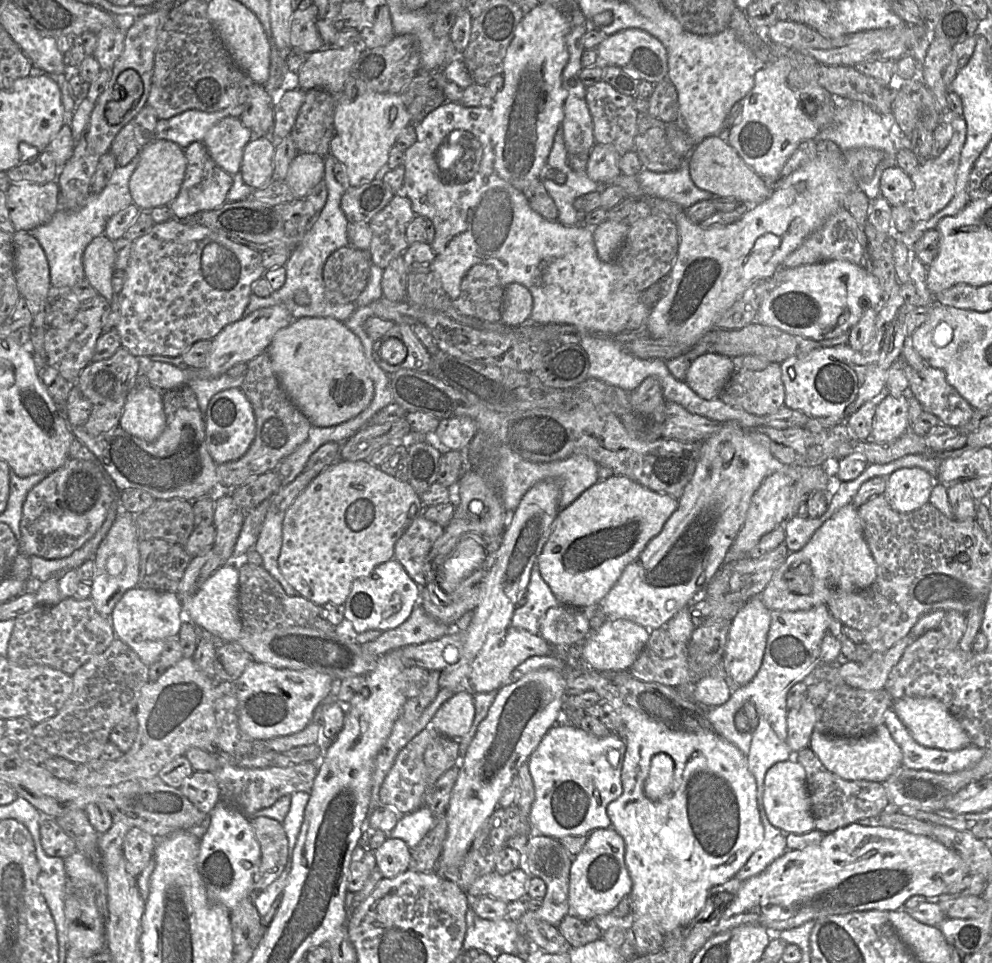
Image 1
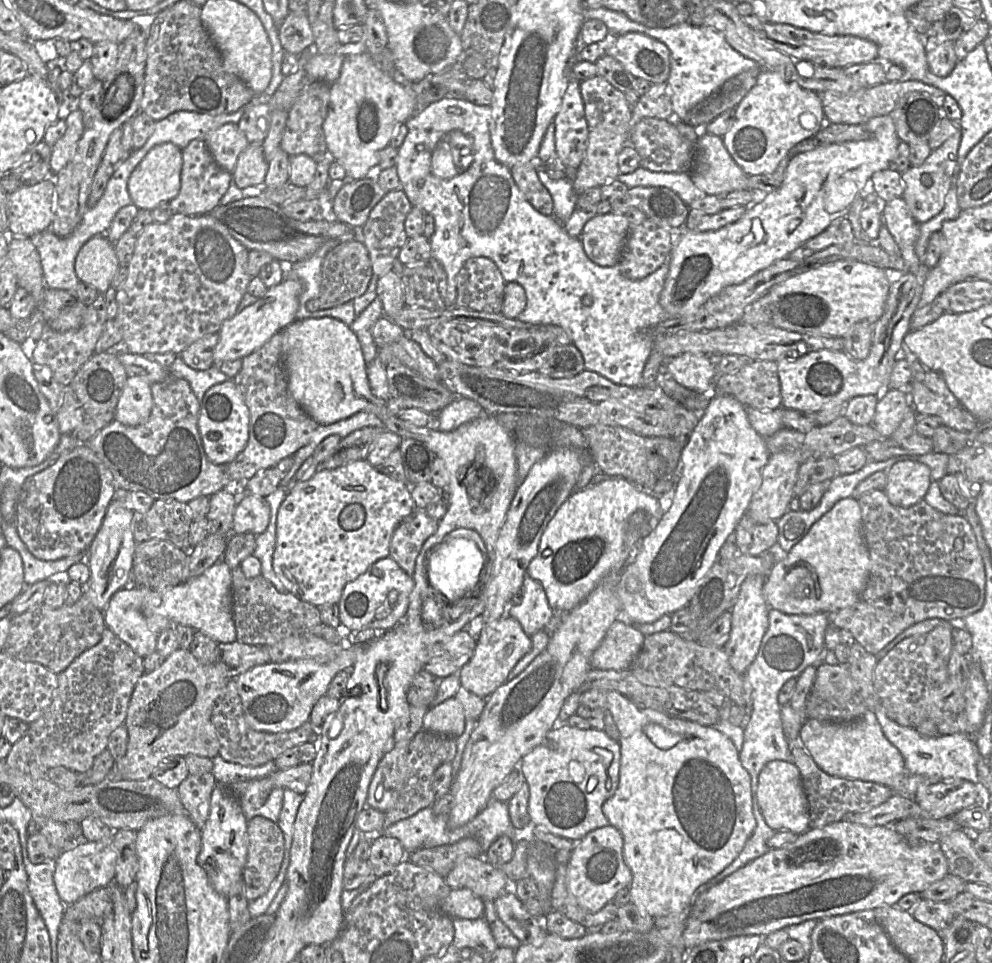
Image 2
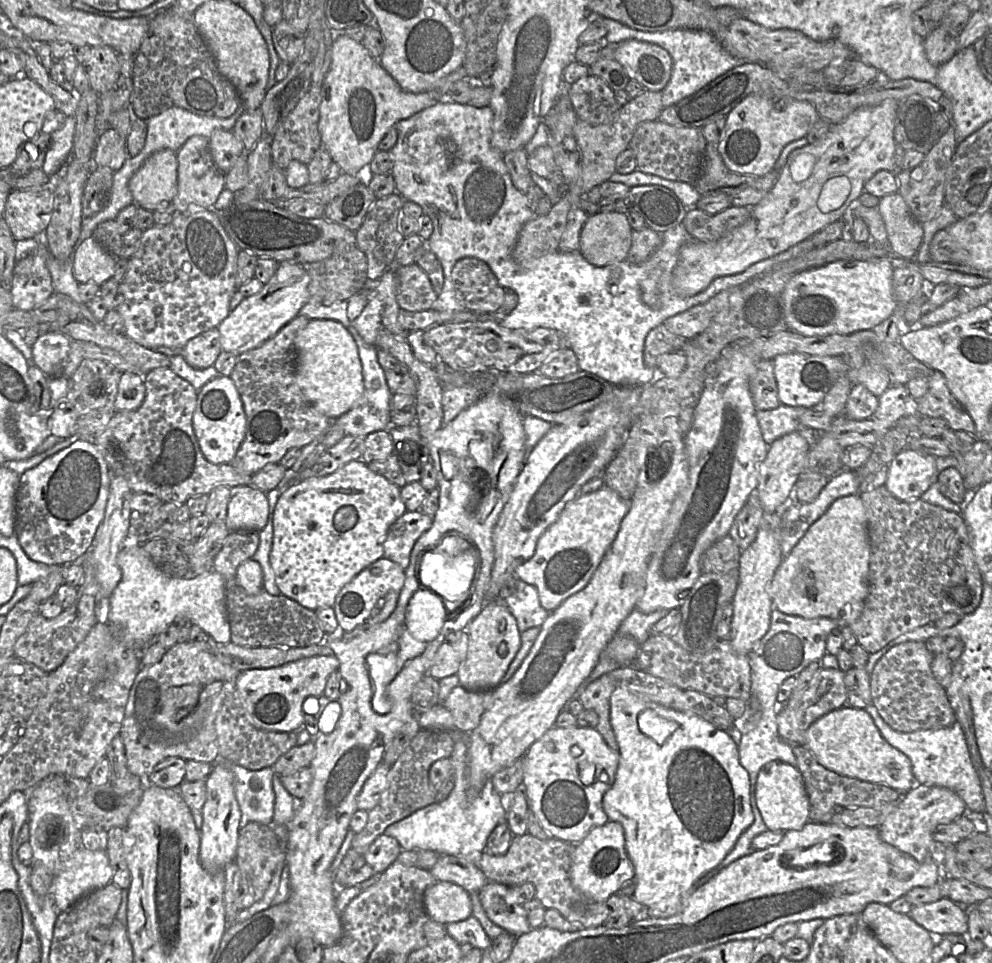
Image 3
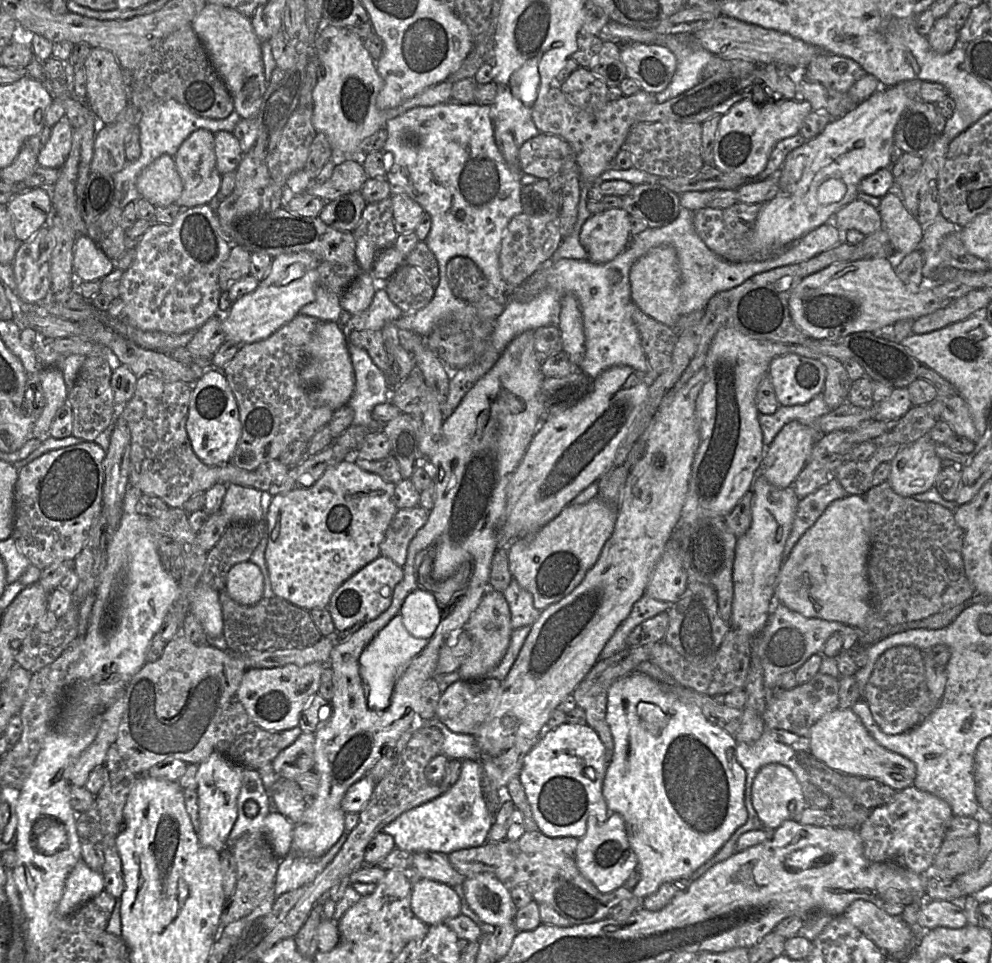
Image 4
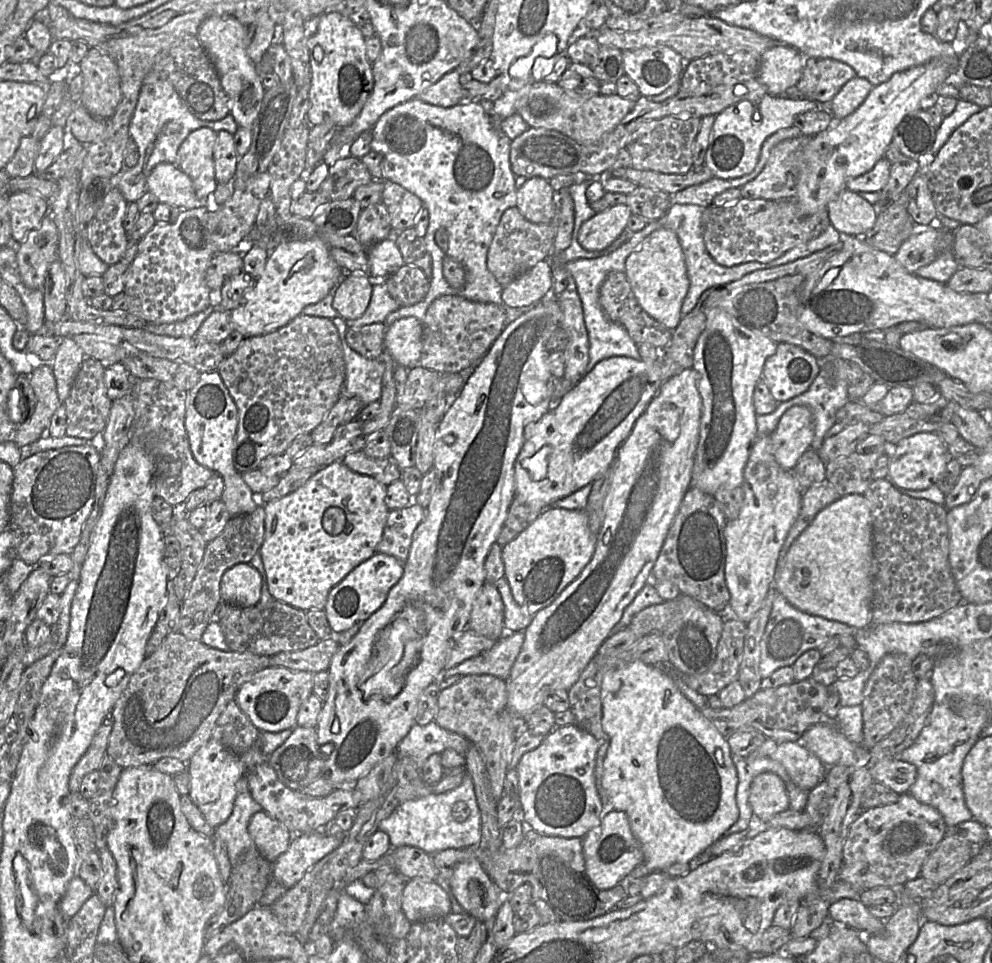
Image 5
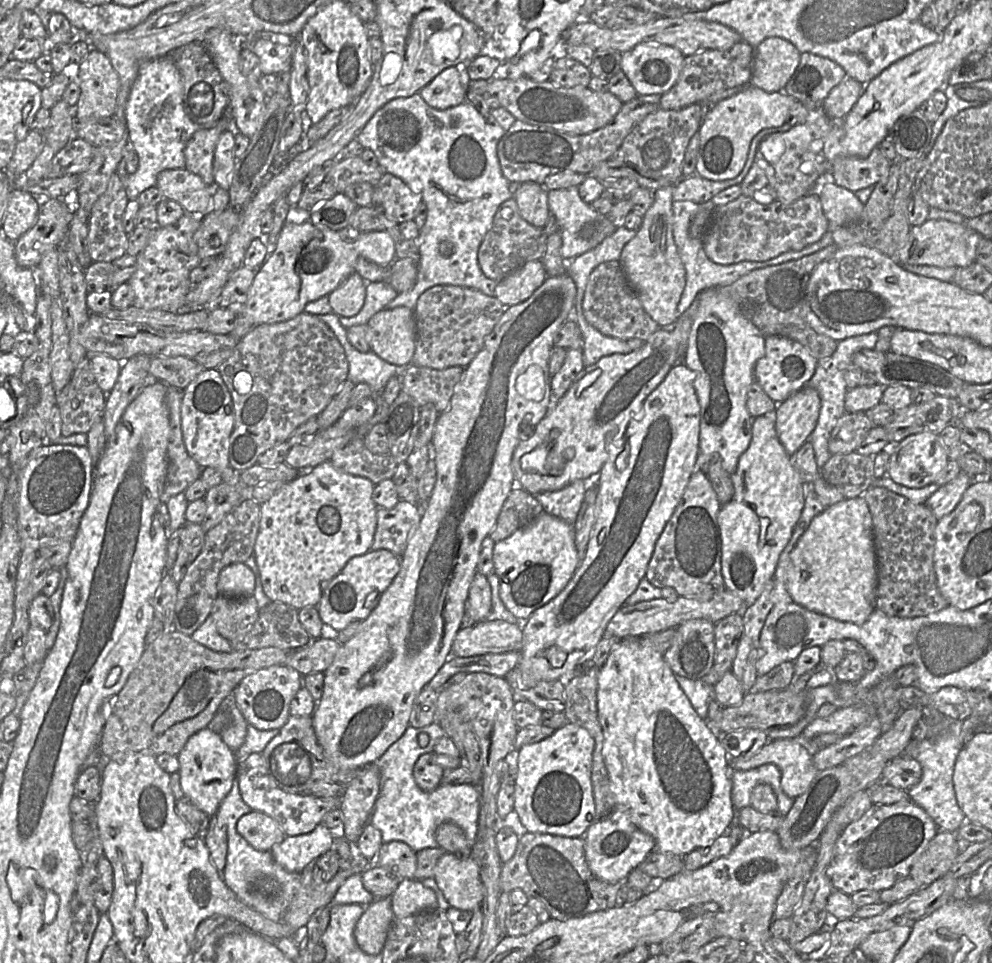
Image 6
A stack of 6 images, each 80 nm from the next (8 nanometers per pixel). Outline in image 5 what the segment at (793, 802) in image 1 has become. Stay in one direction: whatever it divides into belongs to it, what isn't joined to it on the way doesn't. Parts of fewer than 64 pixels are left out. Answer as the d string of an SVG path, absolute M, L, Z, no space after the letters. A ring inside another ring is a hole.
M770 772L757 775L750 786L749 803L754 815L763 822L788 810L789 797L784 781Z

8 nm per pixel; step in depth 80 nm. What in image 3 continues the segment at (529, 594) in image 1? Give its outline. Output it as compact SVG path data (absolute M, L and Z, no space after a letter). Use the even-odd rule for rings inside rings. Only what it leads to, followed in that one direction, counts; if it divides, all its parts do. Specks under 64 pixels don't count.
M517 579L514 594L503 600L503 603L515 617L520 632L541 627L550 614L541 606L537 589L520 579Z

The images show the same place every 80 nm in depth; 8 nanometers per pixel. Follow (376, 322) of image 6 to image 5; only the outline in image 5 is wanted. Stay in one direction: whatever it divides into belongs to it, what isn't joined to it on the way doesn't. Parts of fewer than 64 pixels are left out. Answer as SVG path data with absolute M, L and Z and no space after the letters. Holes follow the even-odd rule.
M405 317L388 325L384 336L385 353L395 364L407 369L419 366L422 351L422 324L415 317Z

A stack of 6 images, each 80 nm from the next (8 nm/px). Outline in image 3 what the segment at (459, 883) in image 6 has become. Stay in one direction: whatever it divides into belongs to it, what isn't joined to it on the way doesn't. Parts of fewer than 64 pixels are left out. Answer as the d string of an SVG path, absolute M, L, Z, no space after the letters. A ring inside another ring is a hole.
M490 881L478 897L487 917L504 931L519 937L532 930L522 905L515 902L511 887Z

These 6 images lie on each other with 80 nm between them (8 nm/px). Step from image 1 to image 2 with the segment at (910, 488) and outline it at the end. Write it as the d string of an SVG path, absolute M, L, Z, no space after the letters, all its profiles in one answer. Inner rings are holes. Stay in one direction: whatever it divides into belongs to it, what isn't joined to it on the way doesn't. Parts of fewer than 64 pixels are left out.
M900 460L888 470L884 492L891 504L908 508L924 499L932 481L927 465Z

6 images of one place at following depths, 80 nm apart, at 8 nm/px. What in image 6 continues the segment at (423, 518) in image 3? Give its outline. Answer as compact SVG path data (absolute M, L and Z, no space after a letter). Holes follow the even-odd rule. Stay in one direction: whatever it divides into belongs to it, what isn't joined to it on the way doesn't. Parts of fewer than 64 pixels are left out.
M400 500L390 509L378 508L371 550L385 549L401 557L422 515L421 505L413 500Z

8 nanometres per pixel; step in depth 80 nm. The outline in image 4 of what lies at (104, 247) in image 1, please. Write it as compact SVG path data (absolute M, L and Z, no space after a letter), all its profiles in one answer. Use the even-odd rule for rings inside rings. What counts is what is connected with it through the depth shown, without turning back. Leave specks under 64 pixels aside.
M87 235L76 238L73 253L73 268L78 282L101 281L115 268L97 244Z

